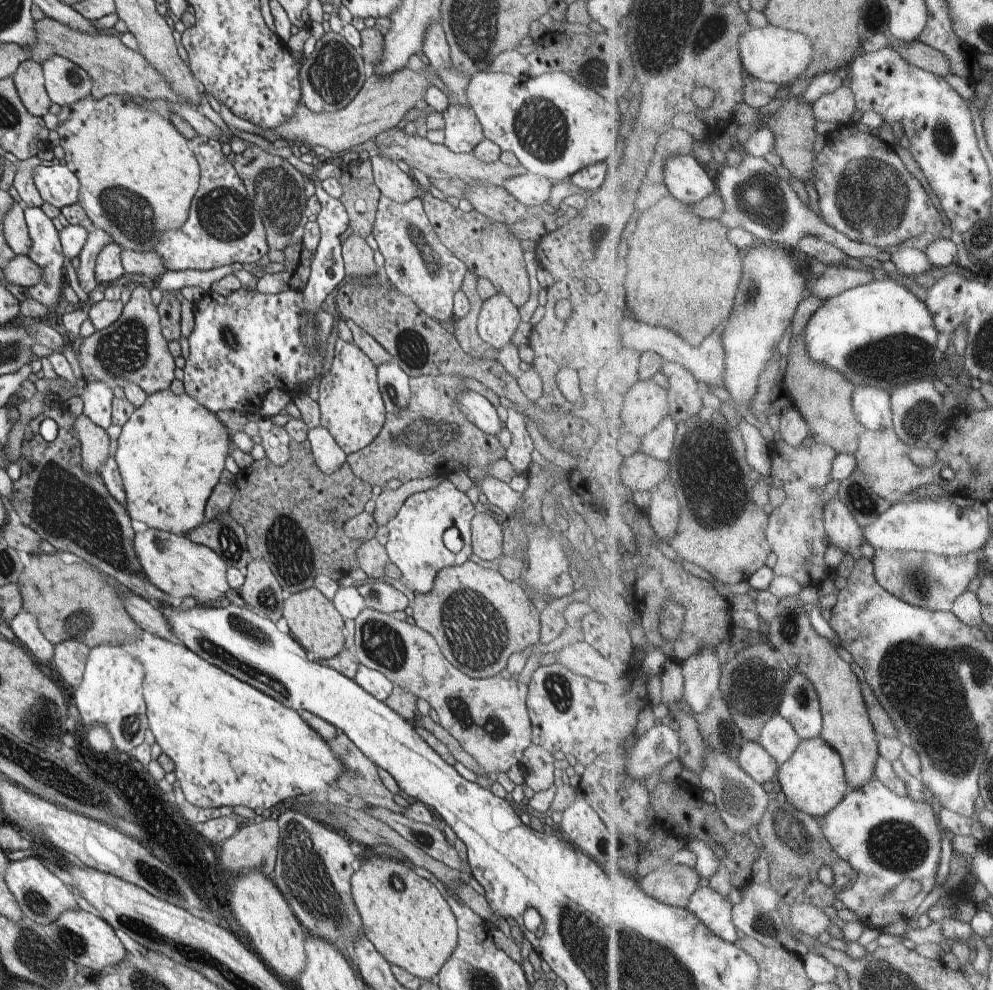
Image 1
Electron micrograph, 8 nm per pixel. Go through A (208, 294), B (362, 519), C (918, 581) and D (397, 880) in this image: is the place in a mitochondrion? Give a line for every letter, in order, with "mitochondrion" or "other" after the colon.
A: other
B: other
C: mitochondrion
D: mitochondrion

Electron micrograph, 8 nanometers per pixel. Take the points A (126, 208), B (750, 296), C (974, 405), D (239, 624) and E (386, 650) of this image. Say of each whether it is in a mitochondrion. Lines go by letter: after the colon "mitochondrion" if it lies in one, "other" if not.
A: mitochondrion
B: mitochondrion
C: other
D: mitochondrion
E: mitochondrion

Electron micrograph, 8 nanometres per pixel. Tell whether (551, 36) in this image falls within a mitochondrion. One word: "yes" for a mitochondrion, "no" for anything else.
no

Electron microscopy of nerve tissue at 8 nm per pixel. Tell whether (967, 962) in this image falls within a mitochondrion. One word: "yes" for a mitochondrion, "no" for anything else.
no

